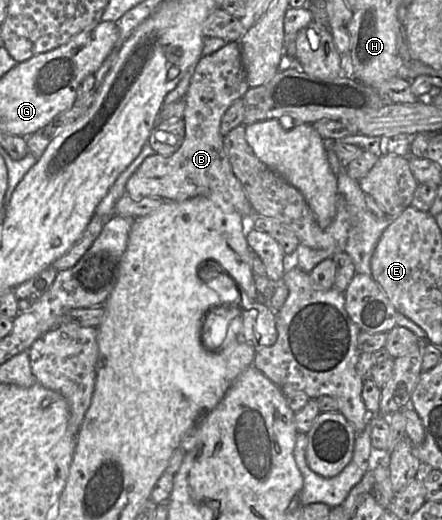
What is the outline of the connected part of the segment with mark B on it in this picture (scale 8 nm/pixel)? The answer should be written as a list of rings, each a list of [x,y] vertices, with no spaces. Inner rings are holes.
[[[238,42],[227,43],[211,55],[202,56],[196,63],[184,97],[186,132],[181,147],[171,156],[154,154],[147,157],[128,179],[125,193],[134,200],[154,197],[164,201],[183,201],[205,196],[219,205],[231,205],[244,218],[253,218],[256,214],[233,172],[220,133],[224,114],[249,88]]]

